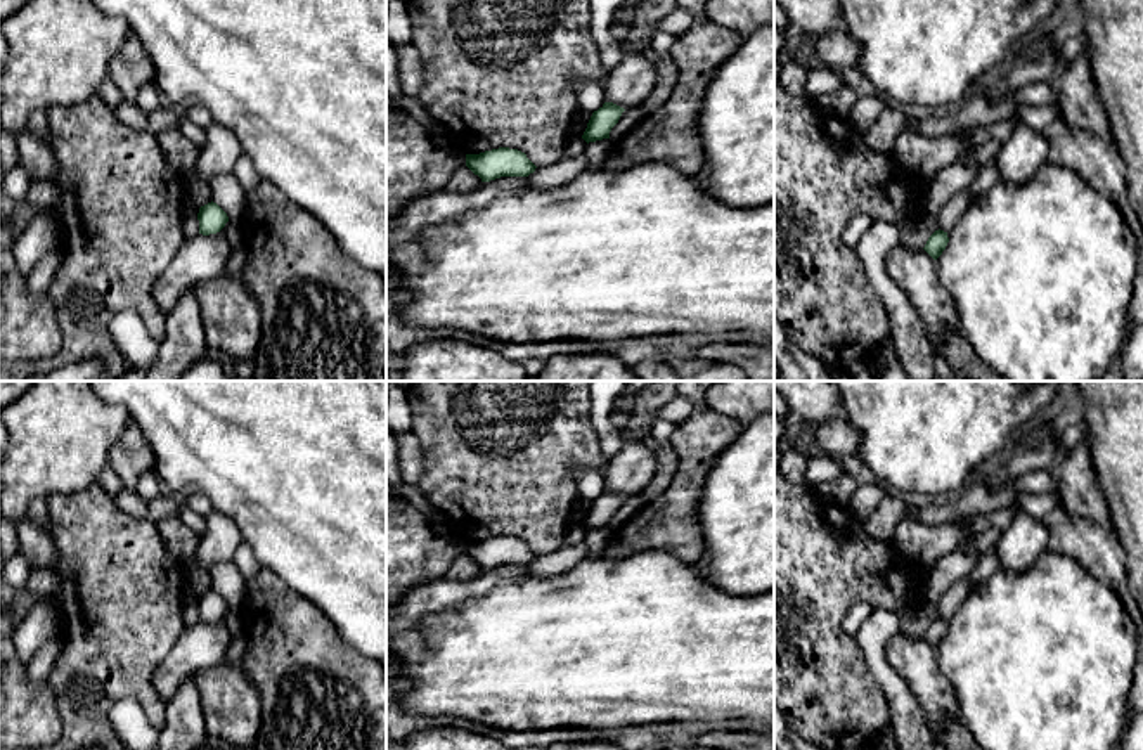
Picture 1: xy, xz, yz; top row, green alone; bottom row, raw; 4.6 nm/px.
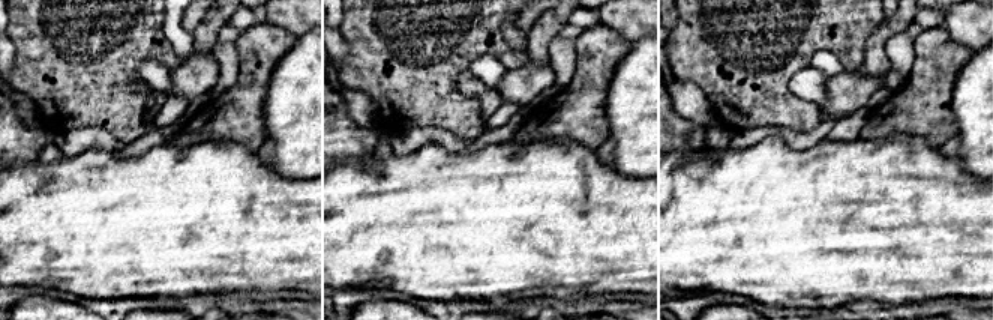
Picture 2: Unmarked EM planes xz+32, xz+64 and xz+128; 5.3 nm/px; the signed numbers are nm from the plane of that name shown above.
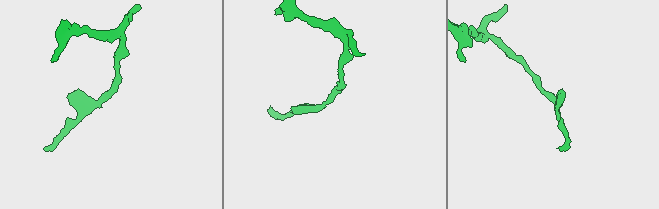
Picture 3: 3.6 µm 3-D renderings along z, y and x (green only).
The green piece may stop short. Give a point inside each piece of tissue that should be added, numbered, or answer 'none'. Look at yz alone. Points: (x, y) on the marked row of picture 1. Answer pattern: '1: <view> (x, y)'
none

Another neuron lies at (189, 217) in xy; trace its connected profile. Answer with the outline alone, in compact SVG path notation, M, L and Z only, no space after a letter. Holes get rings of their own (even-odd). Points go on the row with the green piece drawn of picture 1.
M187 204L182 213L182 232L185 239L199 236L199 220L197 220L199 208Z

